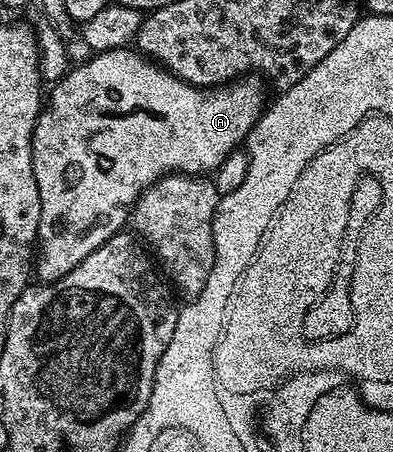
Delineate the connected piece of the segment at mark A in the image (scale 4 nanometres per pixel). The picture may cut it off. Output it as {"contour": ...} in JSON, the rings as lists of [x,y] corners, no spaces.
{"contour":[[[134,47],[114,48],[108,52],[96,52],[83,63],[76,63],[61,80],[54,81],[51,92],[51,101],[46,101],[45,107],[40,111],[37,122],[31,130],[31,175],[37,182],[39,191],[39,235],[37,237],[37,259],[33,264],[34,275],[42,283],[53,284],[56,280],[65,278],[80,264],[93,250],[97,250],[109,238],[118,232],[124,231],[132,209],[138,198],[147,188],[153,186],[158,180],[172,173],[182,173],[185,176],[206,177],[209,172],[215,172],[231,156],[235,147],[242,145],[253,126],[259,121],[265,111],[263,104],[263,88],[265,84],[259,78],[240,78],[229,84],[220,84],[213,88],[195,88],[186,84],[182,78],[175,76],[166,68],[148,60],[142,52]]]}

